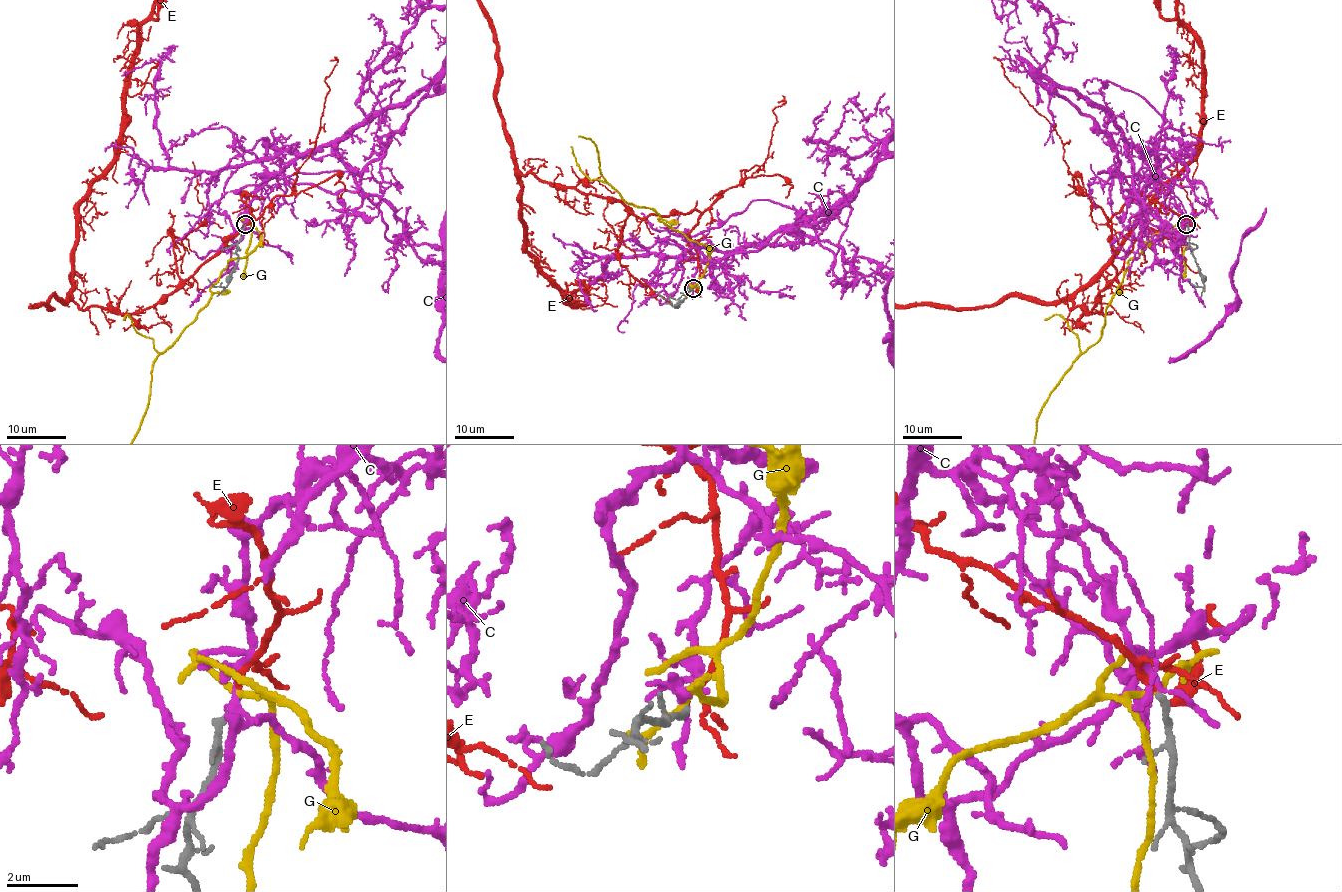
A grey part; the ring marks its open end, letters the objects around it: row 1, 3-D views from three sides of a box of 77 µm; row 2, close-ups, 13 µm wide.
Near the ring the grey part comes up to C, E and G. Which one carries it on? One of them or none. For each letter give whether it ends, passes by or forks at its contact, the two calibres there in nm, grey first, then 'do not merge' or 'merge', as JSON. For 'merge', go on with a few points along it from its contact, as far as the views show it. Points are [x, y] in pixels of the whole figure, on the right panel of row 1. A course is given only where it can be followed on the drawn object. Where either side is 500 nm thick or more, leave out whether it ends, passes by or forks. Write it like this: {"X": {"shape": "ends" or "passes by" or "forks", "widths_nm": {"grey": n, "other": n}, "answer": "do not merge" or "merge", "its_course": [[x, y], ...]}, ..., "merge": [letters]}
{"C": {"shape": "forks", "widths_nm": {"grey": 180, "other": 170}, "answer": "do not merge"}, "E": {"shape": "passes by", "widths_nm": {"grey": 170, "other": 120}, "answer": "merge"}, "G": {"shape": "passes by", "widths_nm": {"grey": 180, "other": 140}, "answer": "do not merge"}, "merge": ["E"]}

